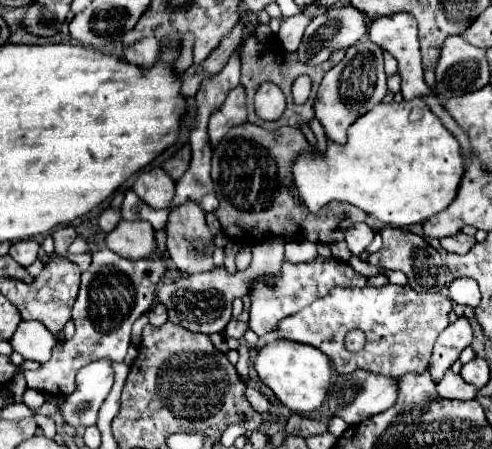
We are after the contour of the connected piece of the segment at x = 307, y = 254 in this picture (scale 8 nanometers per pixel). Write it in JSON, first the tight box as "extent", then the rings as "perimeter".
{"extent":[286,239,318,263],"perimeter":[[[294,239],[294,241],[286,241],[286,259],[290,259],[292,263],[302,263],[302,261],[310,261],[318,255],[316,245],[306,241],[306,239]]]}

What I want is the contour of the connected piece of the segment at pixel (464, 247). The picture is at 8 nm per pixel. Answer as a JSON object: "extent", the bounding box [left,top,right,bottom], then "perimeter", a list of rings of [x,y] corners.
{"extent":[440,233,476,255],"perimeter":[[[456,233],[452,237],[444,237],[440,243],[442,243],[442,247],[446,251],[458,253],[458,255],[466,255],[470,251],[470,247],[476,243],[476,239],[470,237],[470,235],[464,235],[464,233]]]}

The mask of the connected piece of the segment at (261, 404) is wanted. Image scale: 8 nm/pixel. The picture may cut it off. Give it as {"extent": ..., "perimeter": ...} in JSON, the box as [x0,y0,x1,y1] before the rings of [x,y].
{"extent":[246,389,270,413],"perimeter":[[[246,389],[246,397],[248,397],[248,401],[250,401],[250,405],[252,405],[254,411],[258,411],[258,413],[266,413],[266,411],[270,409],[270,401],[268,401],[260,391]]]}

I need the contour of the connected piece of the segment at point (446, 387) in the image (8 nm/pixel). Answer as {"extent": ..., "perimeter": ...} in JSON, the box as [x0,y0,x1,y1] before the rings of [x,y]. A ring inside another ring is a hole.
{"extent":[436,371,476,401],"perimeter":[[[446,371],[444,379],[436,385],[436,395],[438,399],[458,399],[458,401],[468,401],[476,397],[476,387],[466,383],[460,375]]]}

